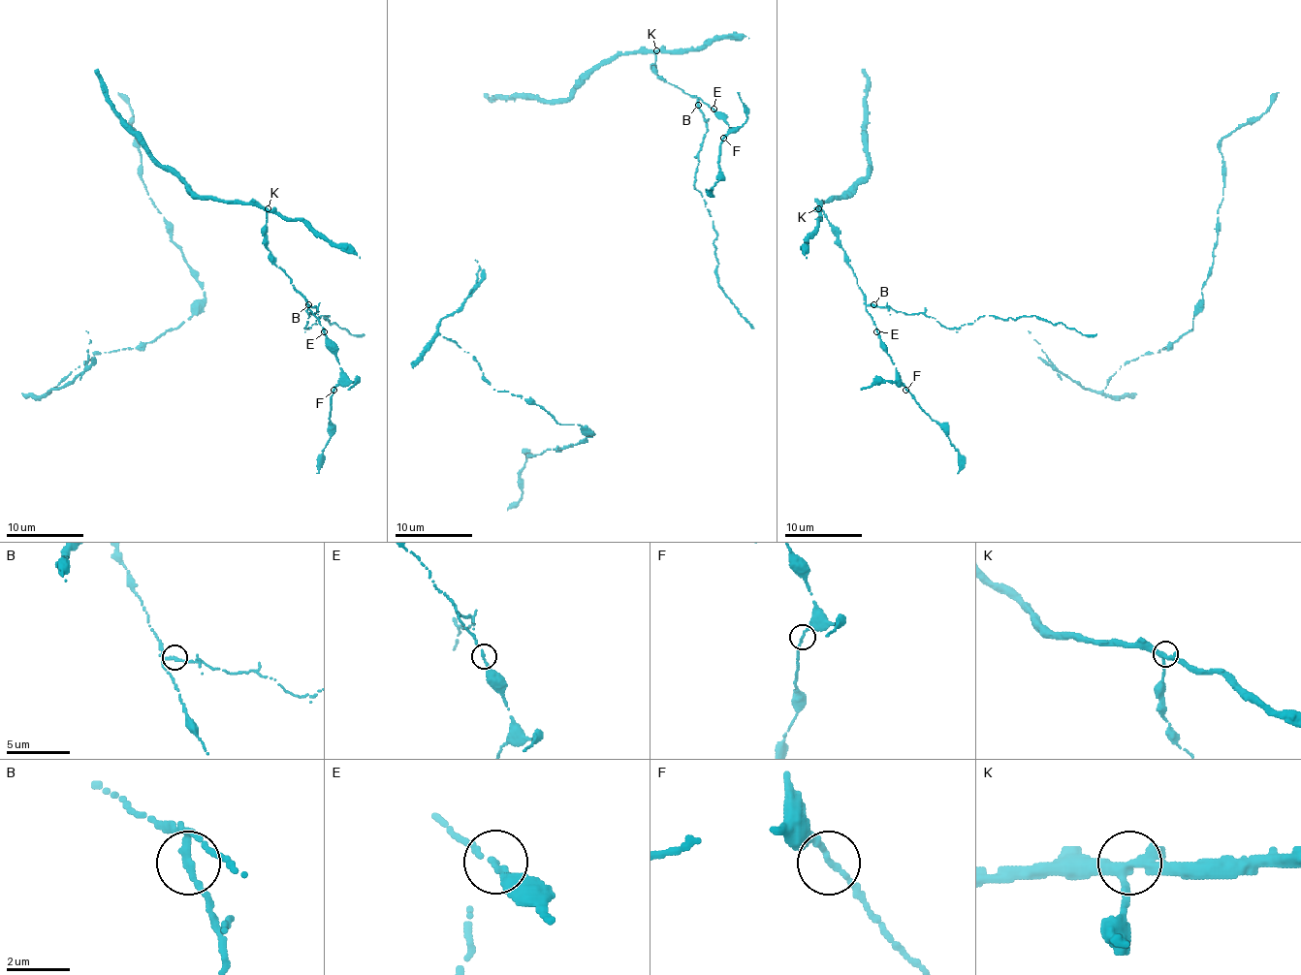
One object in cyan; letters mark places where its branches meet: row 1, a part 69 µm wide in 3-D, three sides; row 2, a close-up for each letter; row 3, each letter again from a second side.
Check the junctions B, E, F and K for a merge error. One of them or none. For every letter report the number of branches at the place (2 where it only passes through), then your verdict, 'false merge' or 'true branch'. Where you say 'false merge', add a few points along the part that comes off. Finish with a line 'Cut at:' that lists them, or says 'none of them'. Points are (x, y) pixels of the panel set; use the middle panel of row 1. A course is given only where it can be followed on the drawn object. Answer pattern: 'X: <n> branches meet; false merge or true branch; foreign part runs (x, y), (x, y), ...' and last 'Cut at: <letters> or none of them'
B: 3 branches meet; false merge; foreign part runs (697, 105), (708, 132), (697, 157), (693, 186), (712, 215), (717, 235), (713, 240), (719, 288), (754, 329)
E: 2 branches meet; true branch
F: 2 branches meet; true branch
K: 3 branches meet; true branch
Cut at: B

